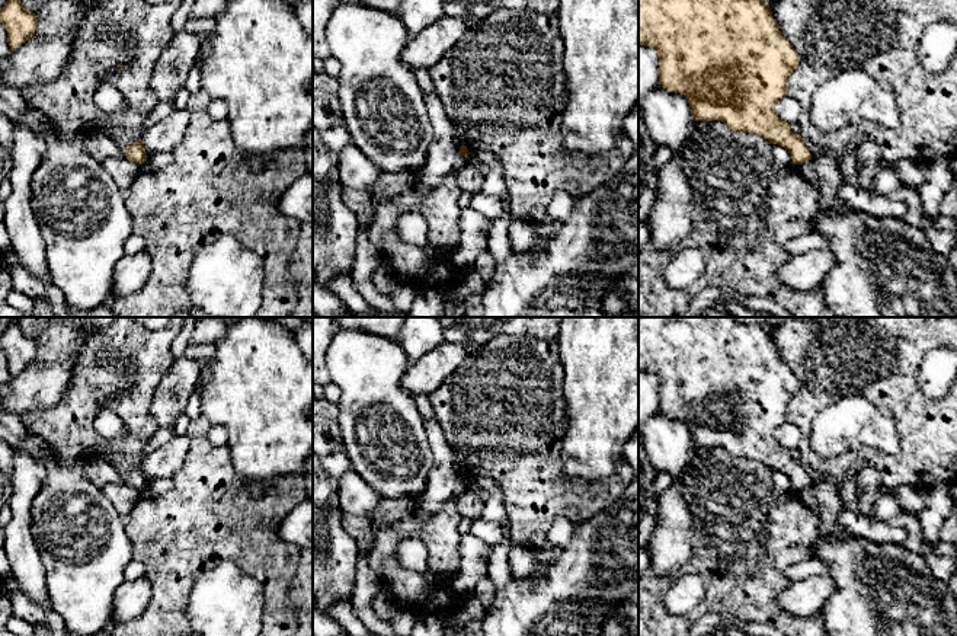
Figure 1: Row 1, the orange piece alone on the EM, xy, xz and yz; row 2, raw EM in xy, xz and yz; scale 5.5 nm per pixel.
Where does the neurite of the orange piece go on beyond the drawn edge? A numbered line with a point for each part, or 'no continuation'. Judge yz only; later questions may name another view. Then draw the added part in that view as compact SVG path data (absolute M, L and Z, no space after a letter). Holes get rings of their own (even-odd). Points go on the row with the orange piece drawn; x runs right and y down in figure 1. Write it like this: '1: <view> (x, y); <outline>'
no continuation

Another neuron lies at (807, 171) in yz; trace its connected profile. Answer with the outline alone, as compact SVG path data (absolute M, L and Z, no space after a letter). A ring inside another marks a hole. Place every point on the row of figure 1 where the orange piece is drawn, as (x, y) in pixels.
M813 160L804 162L801 164L793 164L793 167L798 172L798 175L812 183L817 191L820 188L820 179L816 173L816 167Z

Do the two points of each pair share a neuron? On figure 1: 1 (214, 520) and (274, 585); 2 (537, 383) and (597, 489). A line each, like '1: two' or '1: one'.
1: one
2: one

